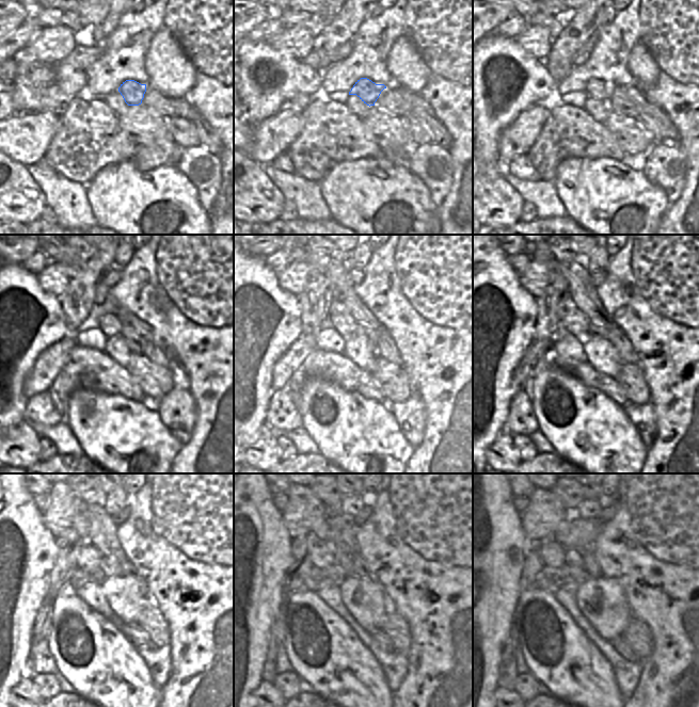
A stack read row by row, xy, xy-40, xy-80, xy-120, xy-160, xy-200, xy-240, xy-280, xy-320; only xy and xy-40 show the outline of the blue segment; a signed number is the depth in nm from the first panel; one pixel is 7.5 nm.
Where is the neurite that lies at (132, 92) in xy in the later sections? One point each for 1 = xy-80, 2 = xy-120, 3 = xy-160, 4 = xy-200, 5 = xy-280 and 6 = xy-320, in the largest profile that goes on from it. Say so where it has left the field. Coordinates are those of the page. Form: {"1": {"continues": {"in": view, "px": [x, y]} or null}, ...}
{"1": {"continues": {"in": "xy-80", "px": [600, 90]}}, "2": {"continues": {"in": "xy-120", "px": [109, 324]}}, "3": {"continues": {"in": "xy-160", "px": [344, 323]}}, "4": {"continues": {"in": "xy-200", "px": [575, 322]}}, "5": {"continues": {"in": "xy-280", "px": [321, 553]}}, "6": {"continues": {"in": "xy-320", "px": [552, 552]}}}

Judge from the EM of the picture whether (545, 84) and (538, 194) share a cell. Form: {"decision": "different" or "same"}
{"decision": "different"}

